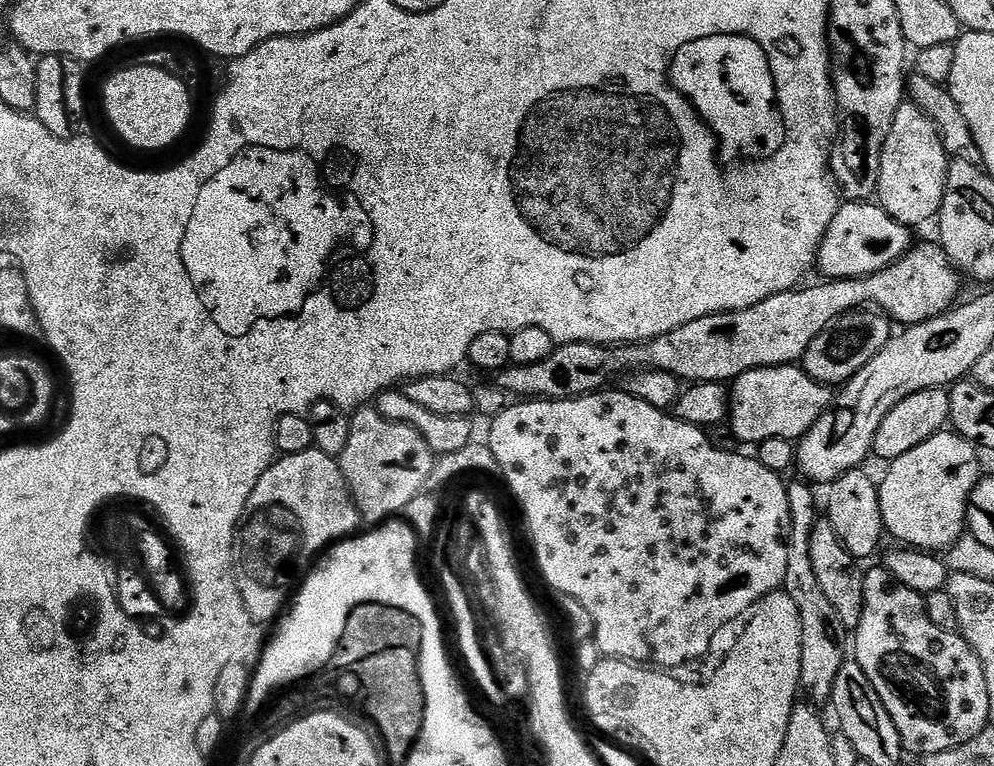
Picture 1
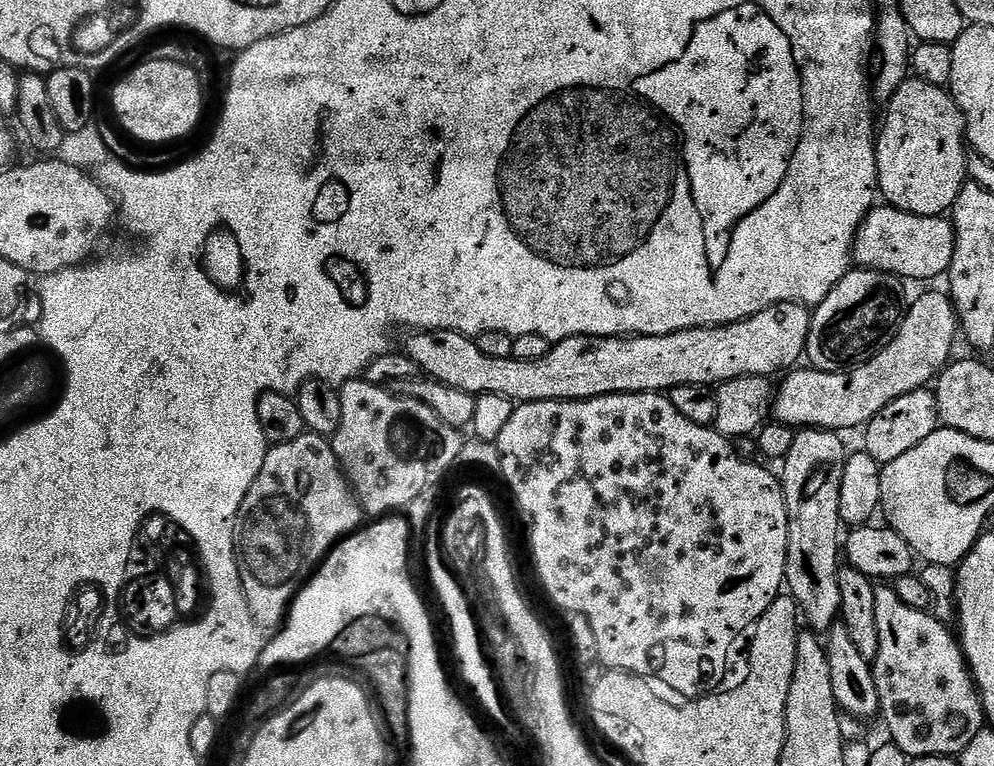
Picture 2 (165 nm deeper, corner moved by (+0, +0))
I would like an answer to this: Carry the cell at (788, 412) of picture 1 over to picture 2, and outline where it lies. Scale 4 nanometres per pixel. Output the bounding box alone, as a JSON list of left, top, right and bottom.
[771,292,958,434]

